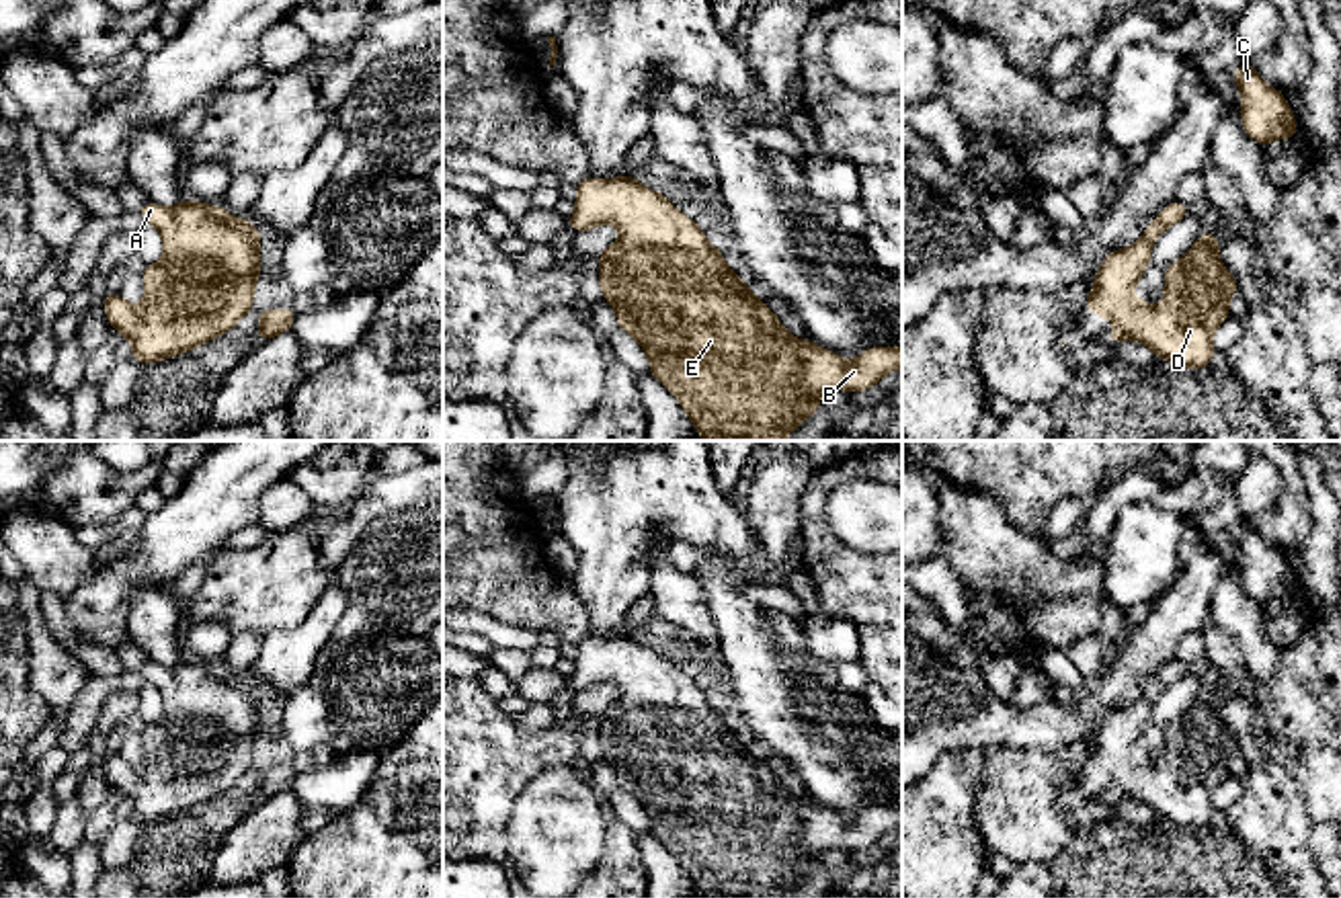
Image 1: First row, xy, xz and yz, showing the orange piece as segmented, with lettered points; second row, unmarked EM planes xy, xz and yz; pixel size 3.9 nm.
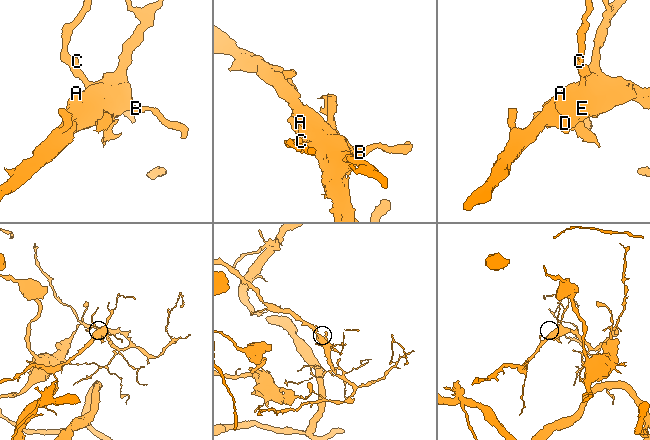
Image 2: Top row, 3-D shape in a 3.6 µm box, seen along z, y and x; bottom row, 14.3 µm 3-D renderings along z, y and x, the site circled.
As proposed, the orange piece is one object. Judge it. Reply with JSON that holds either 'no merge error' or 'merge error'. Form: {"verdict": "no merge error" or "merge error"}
{"verdict": "no merge error"}

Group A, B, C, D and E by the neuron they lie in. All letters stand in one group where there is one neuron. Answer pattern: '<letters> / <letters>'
A B C D E

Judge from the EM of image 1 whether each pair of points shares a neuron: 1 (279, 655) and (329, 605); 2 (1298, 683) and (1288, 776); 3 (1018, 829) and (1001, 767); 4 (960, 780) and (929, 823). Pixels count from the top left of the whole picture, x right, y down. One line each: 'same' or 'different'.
1: same
2: same
3: same
4: same

